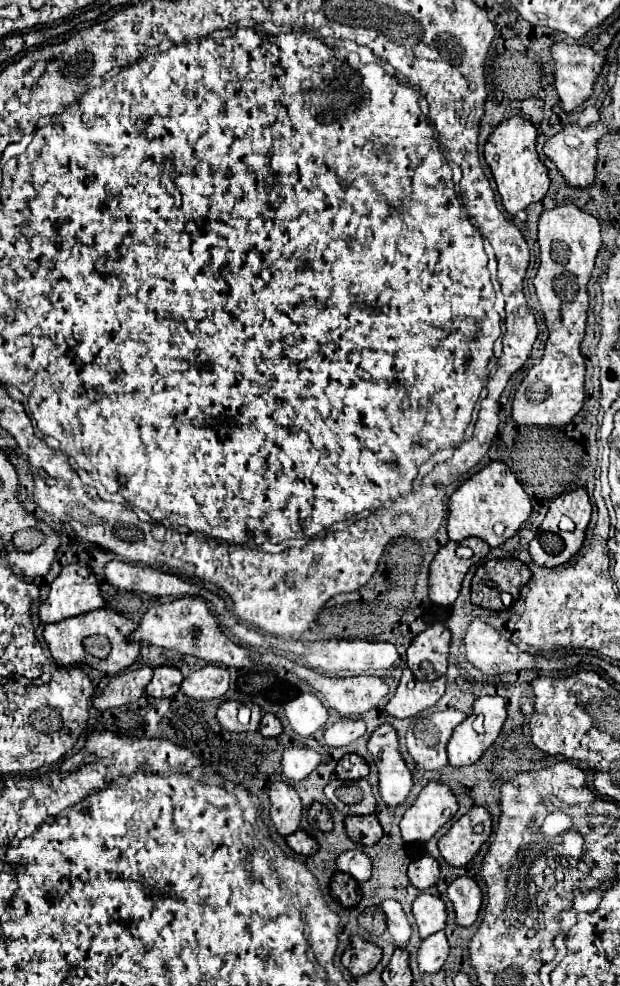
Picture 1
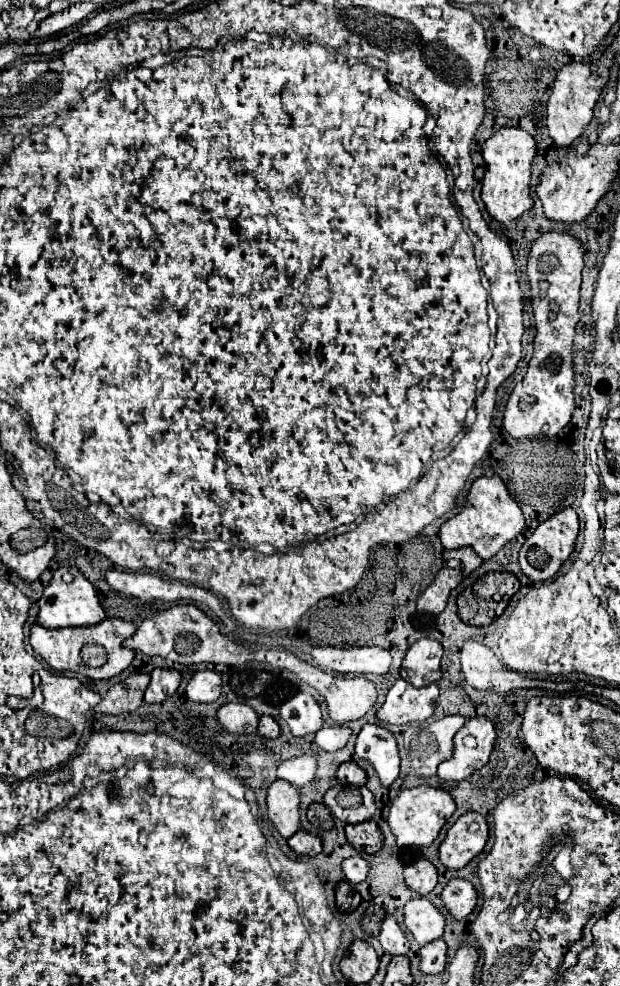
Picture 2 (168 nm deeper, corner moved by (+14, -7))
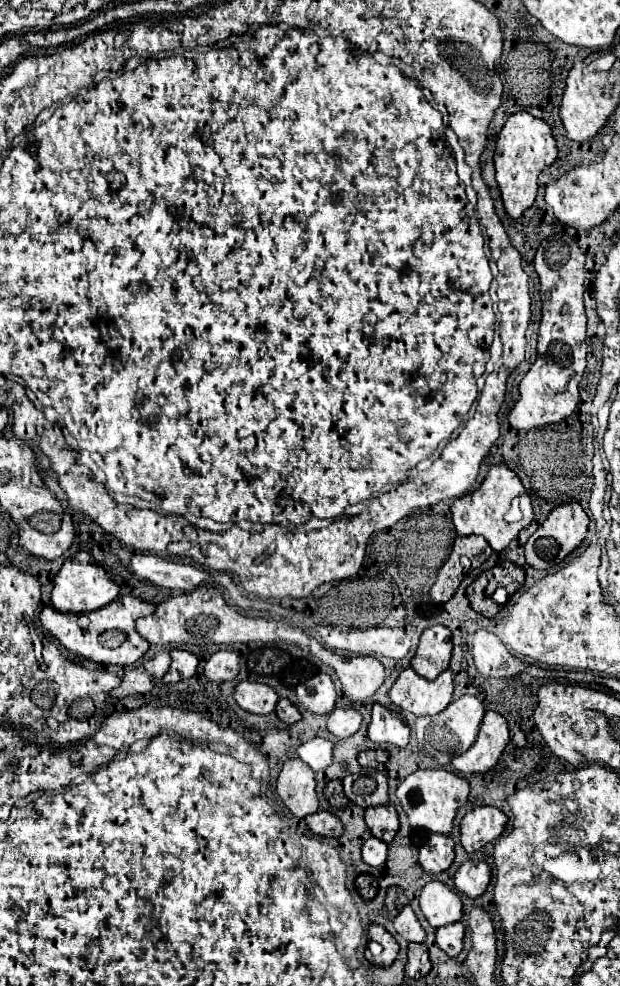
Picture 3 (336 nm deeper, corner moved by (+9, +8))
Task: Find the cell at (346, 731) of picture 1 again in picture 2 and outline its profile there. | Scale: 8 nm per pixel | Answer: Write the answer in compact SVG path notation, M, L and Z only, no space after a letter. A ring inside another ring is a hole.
M324 726L322 730L316 732L316 744L320 750L336 752L348 742L348 736L350 736L348 726Z

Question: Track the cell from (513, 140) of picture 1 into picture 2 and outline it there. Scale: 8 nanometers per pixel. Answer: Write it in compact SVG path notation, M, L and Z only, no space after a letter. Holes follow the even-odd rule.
M502 128L482 144L482 158L484 158L482 200L494 220L510 224L522 212L532 208L530 164L534 160L534 154L536 154L534 138L520 128Z

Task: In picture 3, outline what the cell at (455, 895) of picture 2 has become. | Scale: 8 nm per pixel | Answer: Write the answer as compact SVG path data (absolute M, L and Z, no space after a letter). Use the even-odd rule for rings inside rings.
M469 859L465 861L457 875L455 875L455 887L457 891L465 893L467 897L475 899L479 895L485 893L487 885L491 881L491 869L485 861L477 861L477 859Z

